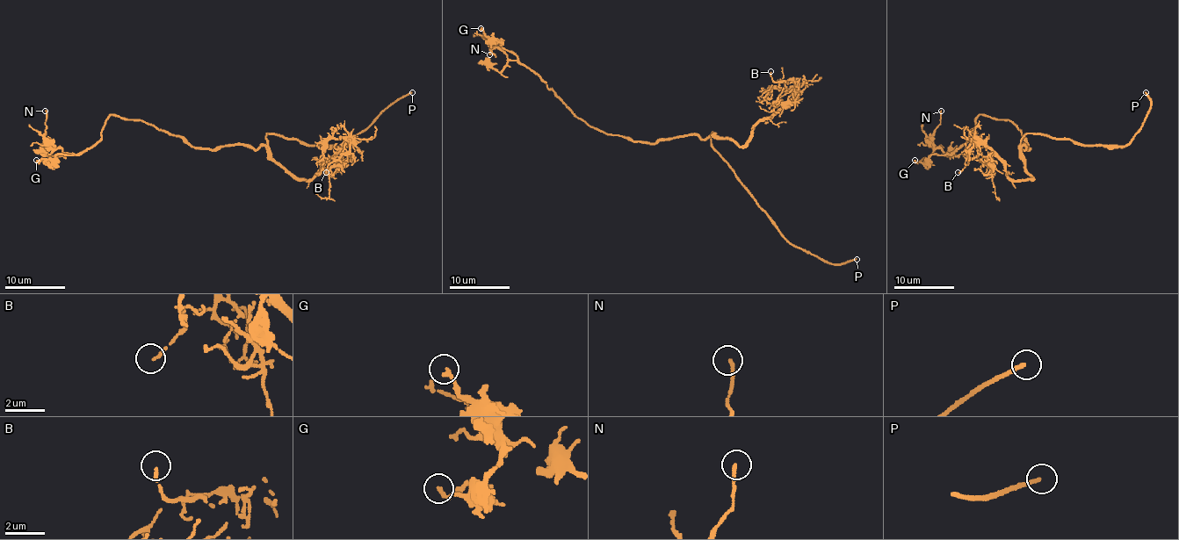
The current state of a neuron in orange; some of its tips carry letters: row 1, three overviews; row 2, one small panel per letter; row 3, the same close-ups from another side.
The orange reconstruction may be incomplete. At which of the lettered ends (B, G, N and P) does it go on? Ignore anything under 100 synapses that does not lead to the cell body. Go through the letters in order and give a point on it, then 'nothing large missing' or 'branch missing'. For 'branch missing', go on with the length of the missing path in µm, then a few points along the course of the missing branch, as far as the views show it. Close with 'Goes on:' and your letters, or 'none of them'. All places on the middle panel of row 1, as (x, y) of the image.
B: at (770, 71); nothing large missing
G: at (481, 28); nothing large missing
N: at (489, 54); nothing large missing
P: at (857, 259); branch missing; about 8 µm are missing
Goes on: P

